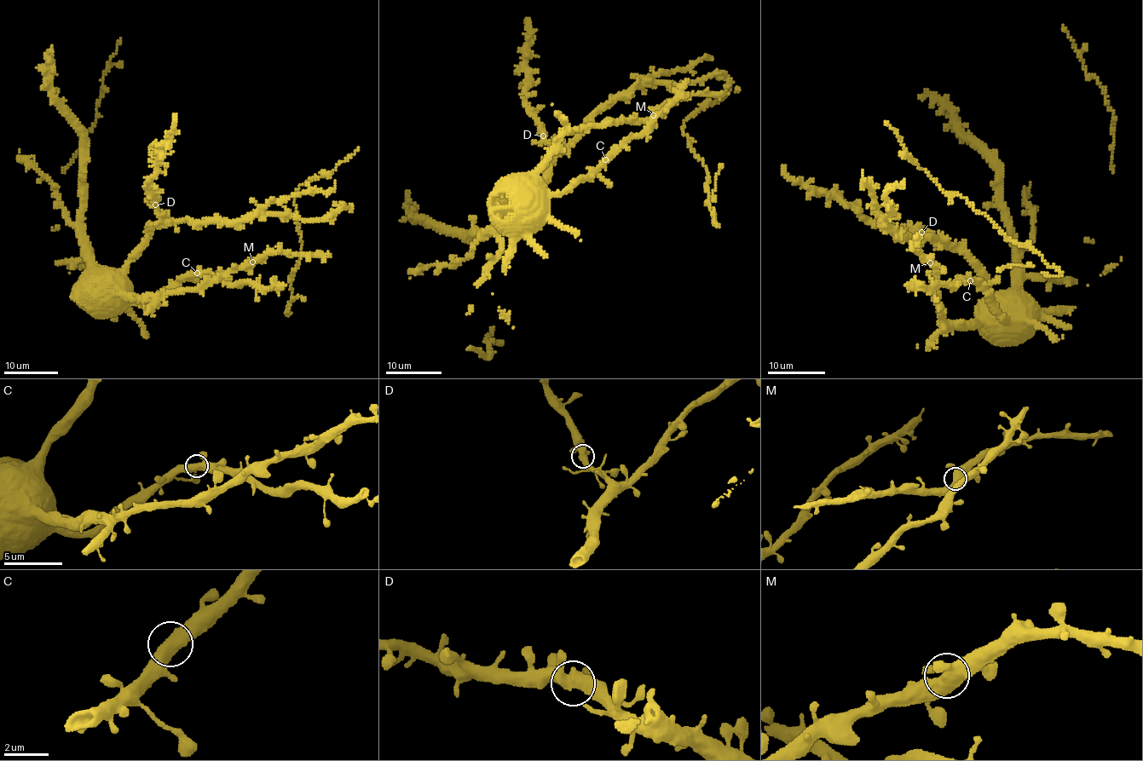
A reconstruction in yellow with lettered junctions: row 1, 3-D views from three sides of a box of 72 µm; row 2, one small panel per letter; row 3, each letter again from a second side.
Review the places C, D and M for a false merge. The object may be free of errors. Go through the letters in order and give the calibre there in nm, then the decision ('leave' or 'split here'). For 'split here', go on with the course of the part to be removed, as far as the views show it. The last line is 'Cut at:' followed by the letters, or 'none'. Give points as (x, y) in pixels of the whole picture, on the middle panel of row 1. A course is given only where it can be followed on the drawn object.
C: 440 nm thick; leave
D: 460 nm thick; leave
M: 460 nm thick; leave
Cut at: none

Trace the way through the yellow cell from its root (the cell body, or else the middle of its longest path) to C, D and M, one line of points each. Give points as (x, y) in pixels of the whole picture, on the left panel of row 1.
C: (110, 281), (108, 274), (120, 276), (129, 285), (132, 299), (147, 303), (156, 301), (181, 280), (197, 273)
D: (110, 281), (106, 276), (116, 273), (124, 268), (162, 221), (154, 205)
M: (110, 281), (106, 276), (123, 291), (135, 297), (151, 294), (154, 296), (189, 292), (210, 285), (252, 262)

